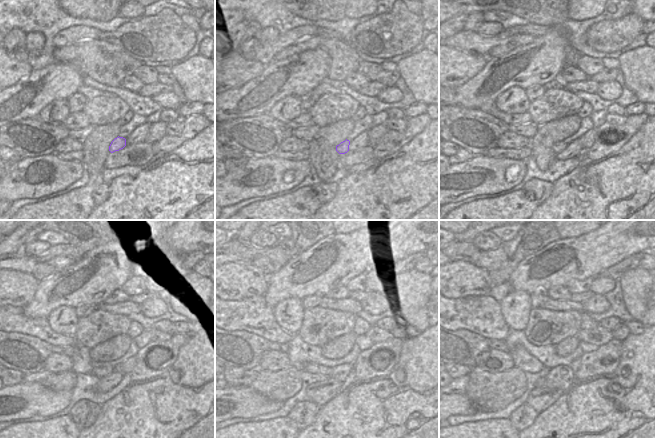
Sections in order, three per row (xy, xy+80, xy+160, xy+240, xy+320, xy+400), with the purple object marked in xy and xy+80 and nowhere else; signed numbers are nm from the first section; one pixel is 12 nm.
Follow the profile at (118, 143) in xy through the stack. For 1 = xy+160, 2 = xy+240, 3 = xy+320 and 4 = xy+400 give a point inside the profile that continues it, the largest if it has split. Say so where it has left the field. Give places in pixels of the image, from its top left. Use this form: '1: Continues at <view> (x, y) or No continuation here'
1: Continues at xy+160 (558, 147)
2: Continues at xy+240 (99, 372)
3: Continues at xy+320 (313, 368)
4: Continues at xy+400 (522, 359).

